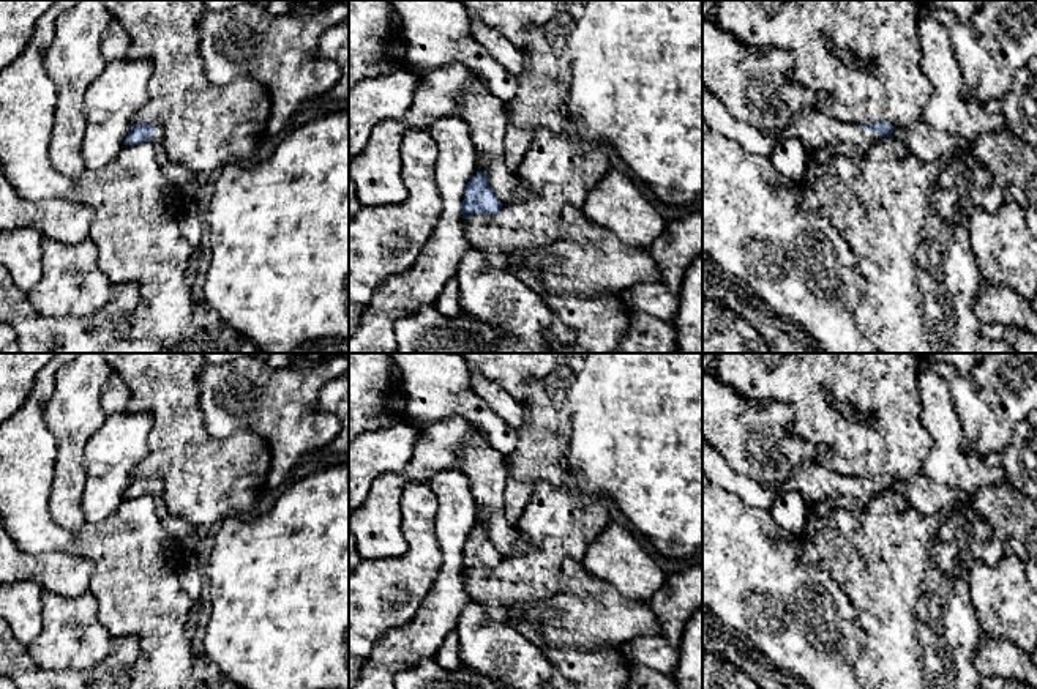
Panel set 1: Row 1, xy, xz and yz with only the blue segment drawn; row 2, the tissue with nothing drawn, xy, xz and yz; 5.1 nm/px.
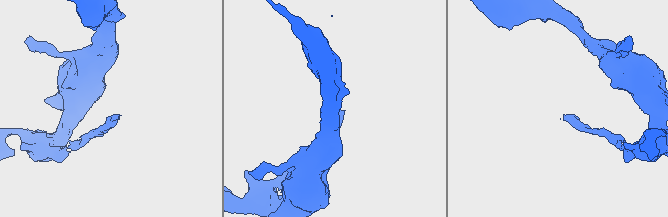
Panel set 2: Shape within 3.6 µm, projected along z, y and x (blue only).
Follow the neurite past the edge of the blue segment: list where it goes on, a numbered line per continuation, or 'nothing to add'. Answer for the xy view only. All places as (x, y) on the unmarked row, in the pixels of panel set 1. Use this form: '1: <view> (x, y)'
1: xy (191, 541)

